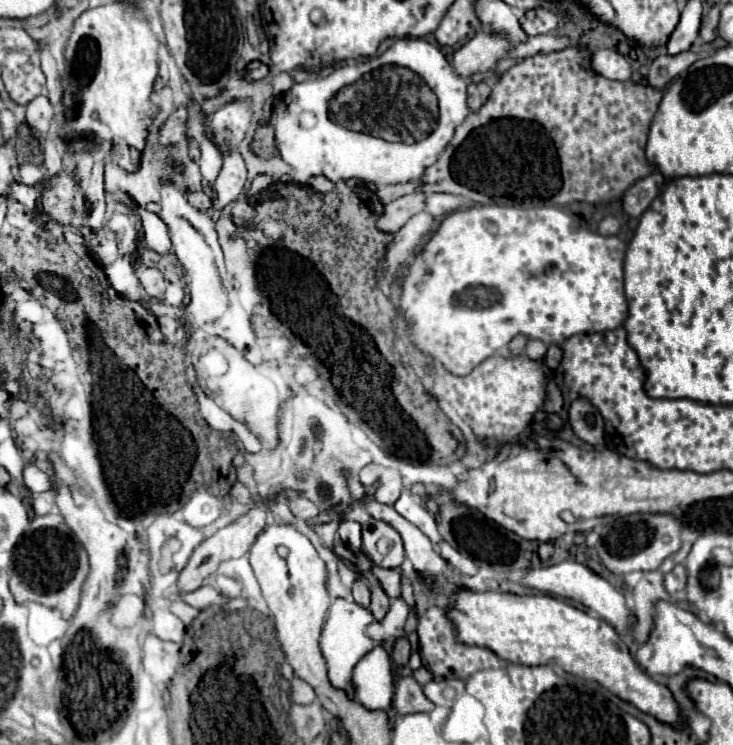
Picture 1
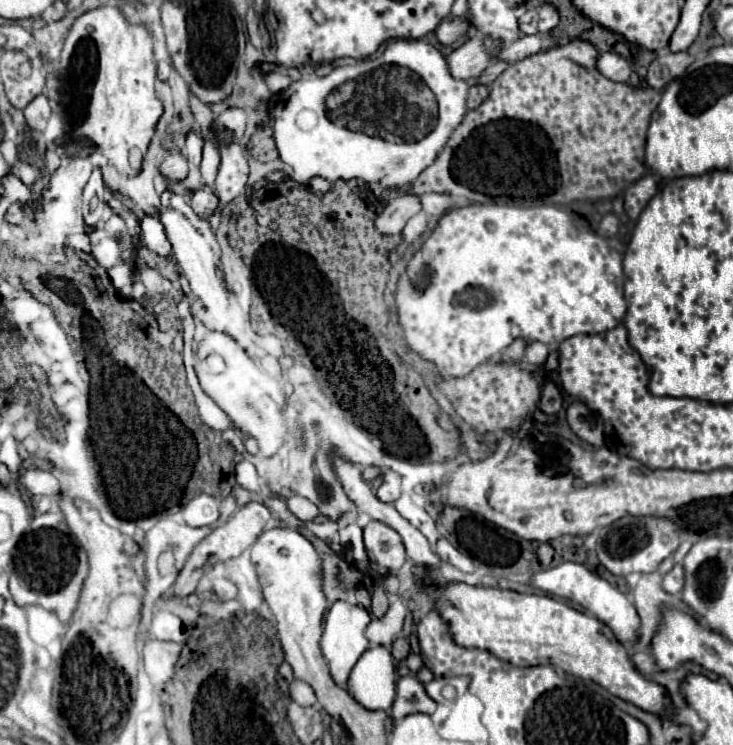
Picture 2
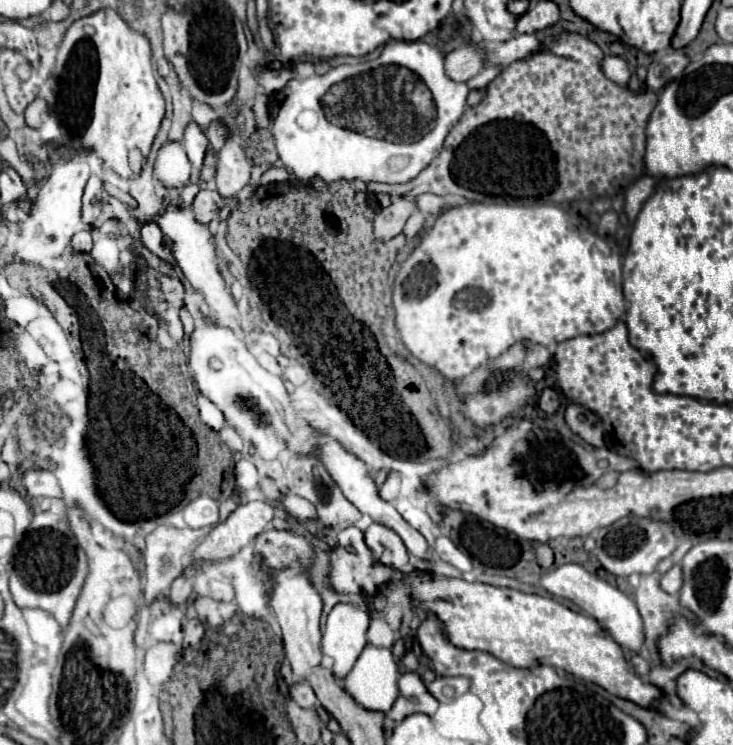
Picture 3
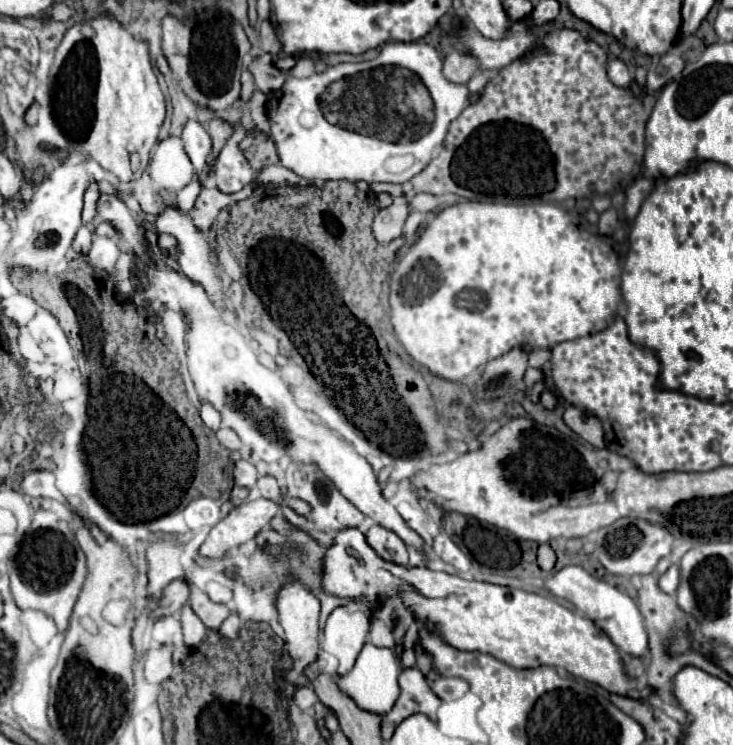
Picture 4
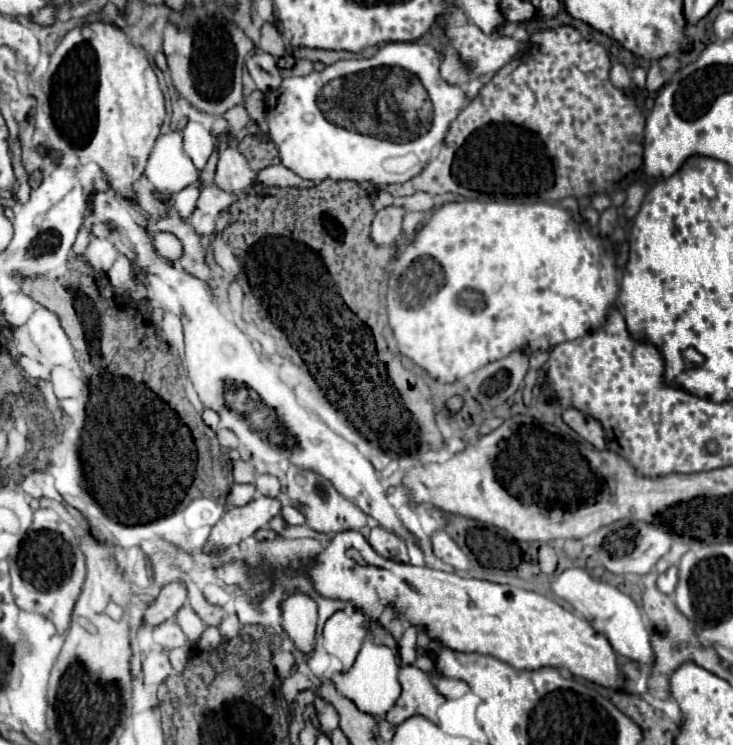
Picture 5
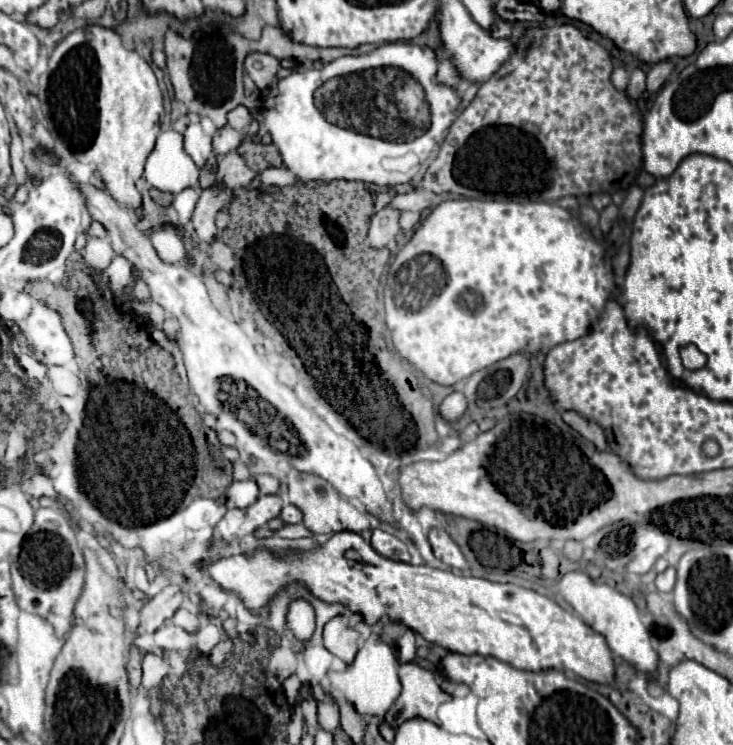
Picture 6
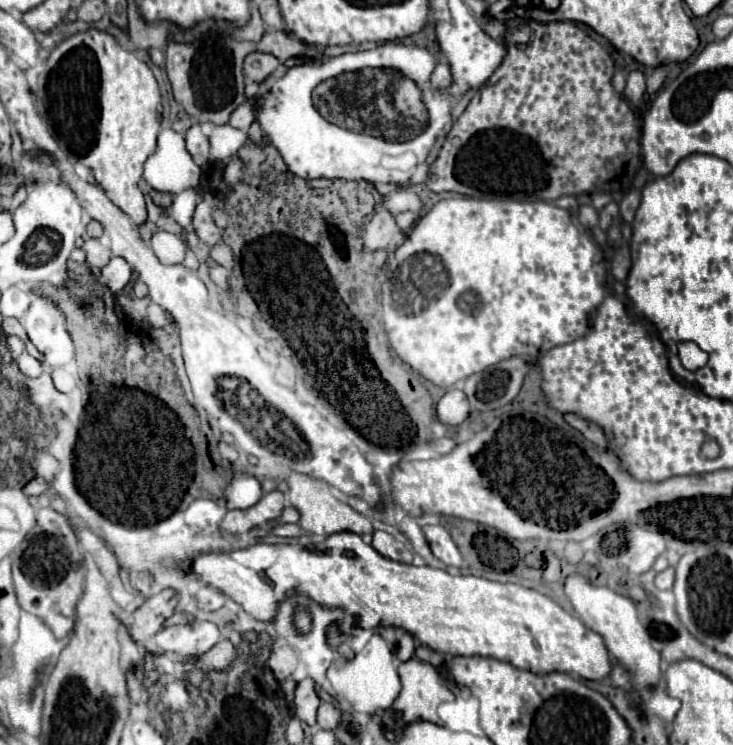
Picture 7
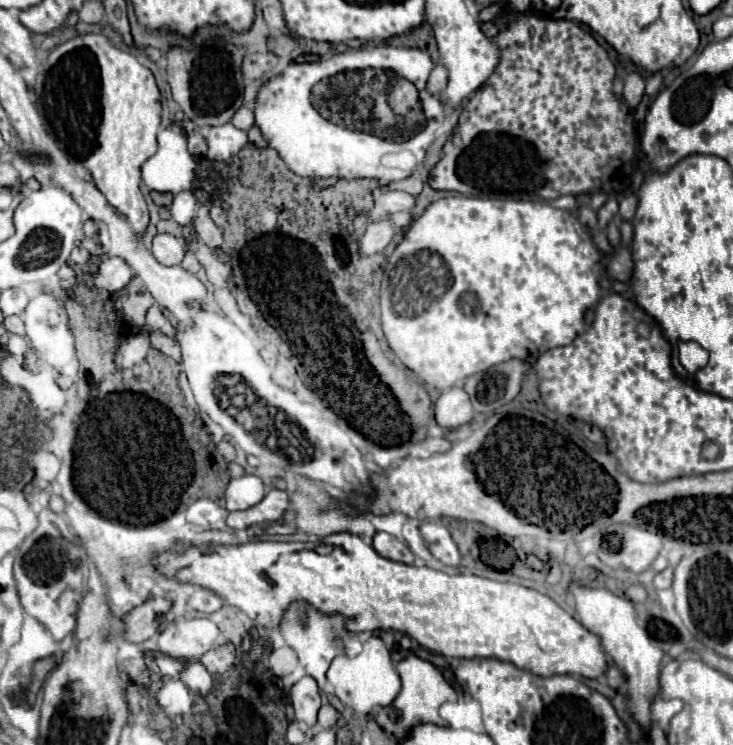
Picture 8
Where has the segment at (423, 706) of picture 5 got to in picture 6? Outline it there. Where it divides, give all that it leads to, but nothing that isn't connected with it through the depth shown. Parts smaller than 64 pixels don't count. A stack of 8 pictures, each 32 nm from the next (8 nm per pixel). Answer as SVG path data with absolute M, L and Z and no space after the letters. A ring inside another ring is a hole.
M402 664L398 668L398 676L402 682L402 694L394 702L394 706L386 712L386 722L392 728L398 728L404 720L410 718L426 718L436 722L436 710L442 702L450 700L446 692L434 680L434 672L420 668L418 664Z

